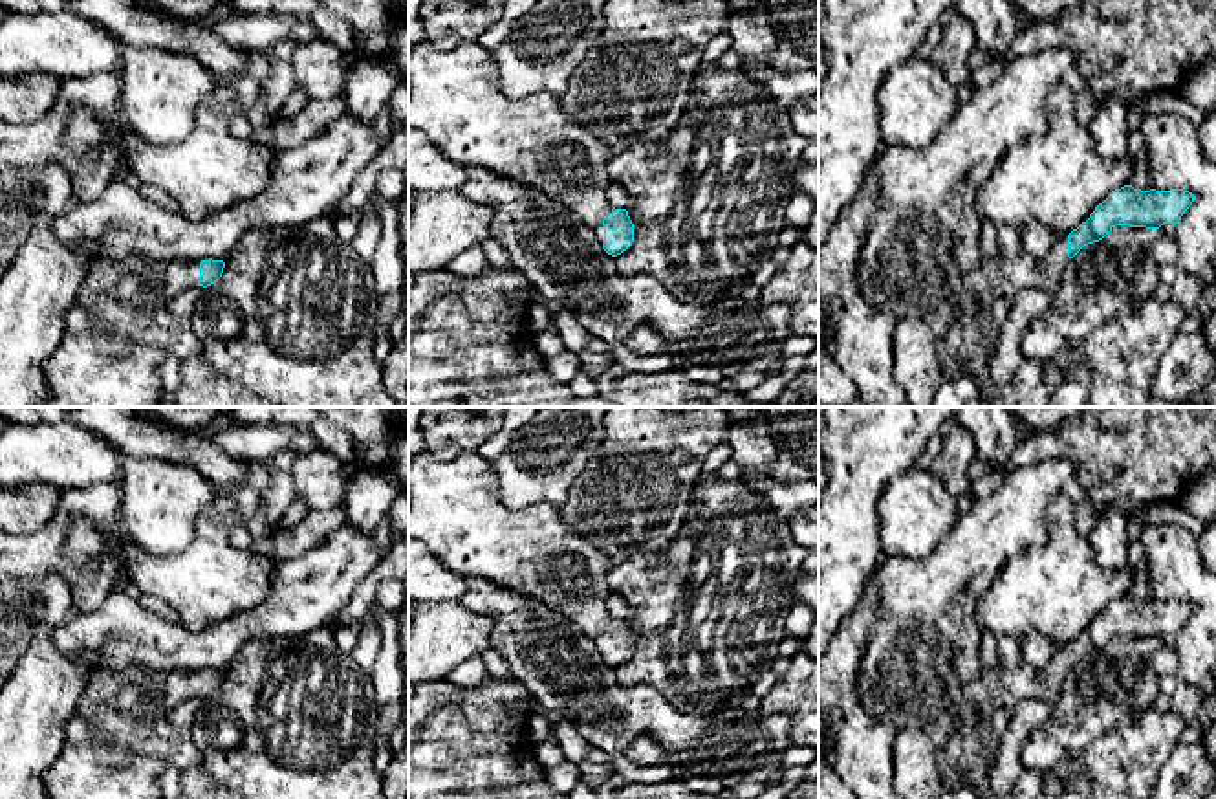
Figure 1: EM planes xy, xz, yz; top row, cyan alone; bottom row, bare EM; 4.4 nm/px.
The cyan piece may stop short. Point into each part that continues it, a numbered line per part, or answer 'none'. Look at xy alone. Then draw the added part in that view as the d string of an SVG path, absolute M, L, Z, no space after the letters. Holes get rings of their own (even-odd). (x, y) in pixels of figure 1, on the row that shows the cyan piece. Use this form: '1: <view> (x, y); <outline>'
1: xy (180, 275); M192 258L165 260L165 280L161 295L167 302L198 284L200 262L201 260L192 260Z

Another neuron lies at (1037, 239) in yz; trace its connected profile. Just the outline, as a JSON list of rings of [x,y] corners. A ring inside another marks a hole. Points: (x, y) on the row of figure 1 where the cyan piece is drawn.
[[[1027,222],[1020,229],[1022,249],[1035,260],[1046,260],[1057,240],[1057,233],[1040,222]]]

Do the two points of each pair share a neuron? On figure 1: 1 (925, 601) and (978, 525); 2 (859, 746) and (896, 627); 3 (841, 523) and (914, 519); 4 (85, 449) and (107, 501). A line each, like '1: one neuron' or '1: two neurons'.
1: one neuron
2: two neurons
3: two neurons
4: two neurons

